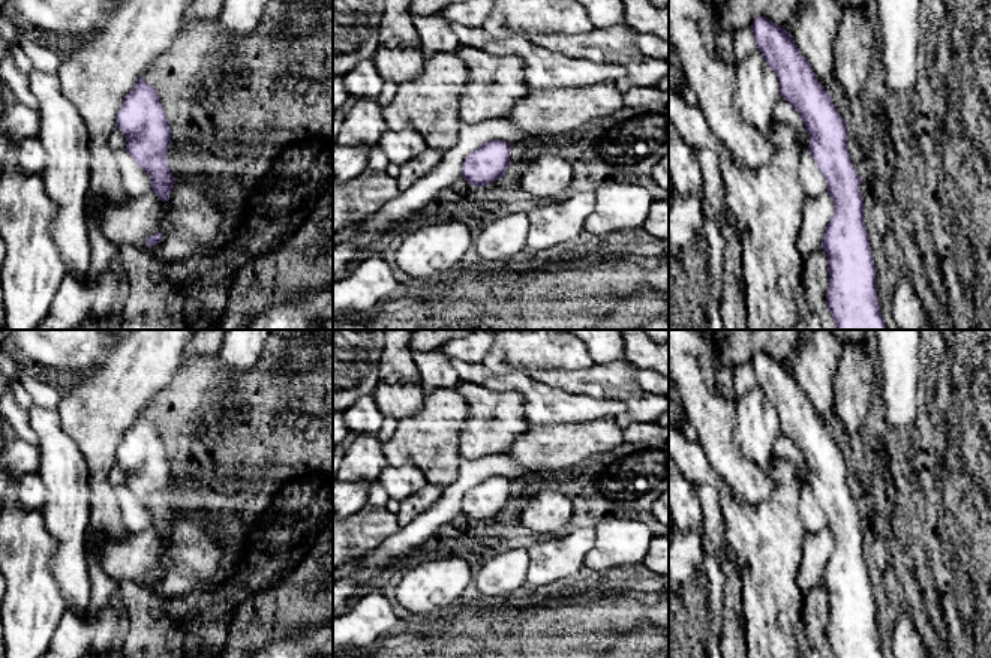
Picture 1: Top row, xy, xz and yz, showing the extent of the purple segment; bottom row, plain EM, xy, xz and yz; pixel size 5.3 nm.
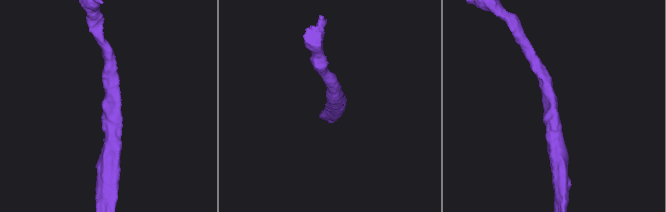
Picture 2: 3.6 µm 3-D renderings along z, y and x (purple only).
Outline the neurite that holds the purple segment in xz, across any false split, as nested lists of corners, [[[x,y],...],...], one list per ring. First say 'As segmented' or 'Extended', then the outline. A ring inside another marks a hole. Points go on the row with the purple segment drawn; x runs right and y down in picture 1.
As segmented. [[[493,139],[471,151],[463,165],[460,177],[472,186],[487,186],[507,174],[510,166],[511,144]]]

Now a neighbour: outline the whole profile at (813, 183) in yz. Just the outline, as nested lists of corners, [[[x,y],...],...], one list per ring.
[[[804,148],[801,153],[798,180],[805,196],[819,196],[828,192],[828,181],[808,148]]]

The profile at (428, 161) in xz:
[[[426,148],[415,159],[400,166],[400,174],[396,177],[397,187],[400,192],[409,189],[420,178],[432,172],[439,160],[442,153],[438,150]]]

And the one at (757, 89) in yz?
[[[760,51],[738,66],[736,109],[757,129],[771,124],[777,102],[781,99],[780,81]]]

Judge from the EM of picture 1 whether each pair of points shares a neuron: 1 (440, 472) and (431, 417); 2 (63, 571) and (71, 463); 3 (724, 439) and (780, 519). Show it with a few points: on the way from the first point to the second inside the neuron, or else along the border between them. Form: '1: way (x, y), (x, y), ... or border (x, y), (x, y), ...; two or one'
1: way (438, 459), (432, 447), (432, 430); one
2: way (69, 544), (69, 490); one
3: border (769, 477), (772, 492), (754, 505); two

